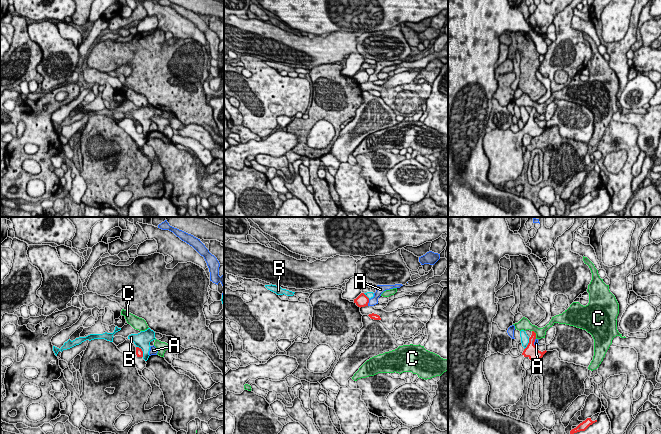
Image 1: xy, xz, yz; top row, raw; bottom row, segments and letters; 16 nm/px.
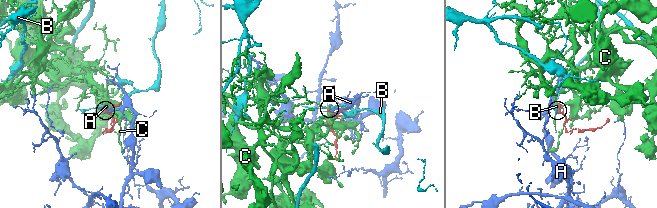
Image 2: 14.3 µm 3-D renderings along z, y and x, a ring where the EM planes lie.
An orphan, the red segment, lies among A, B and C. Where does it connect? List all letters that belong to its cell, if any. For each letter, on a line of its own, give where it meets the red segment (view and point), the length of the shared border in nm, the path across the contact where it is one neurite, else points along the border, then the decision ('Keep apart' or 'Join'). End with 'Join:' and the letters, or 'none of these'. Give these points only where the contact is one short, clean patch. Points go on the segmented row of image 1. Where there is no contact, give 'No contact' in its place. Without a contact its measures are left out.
A: Touches red at xz (368, 302). Shared border 120 nm. Boundary: xz (369, 299), (367, 305). Keep apart
B: Touches red at xy (141, 350). Shared border 220 nm. Boundary: xy (136, 346), (141, 349), (143, 356). Keep apart
C: Touches red at yz (535, 334). Shared border 160 nm. Keep apart
Join: none of these

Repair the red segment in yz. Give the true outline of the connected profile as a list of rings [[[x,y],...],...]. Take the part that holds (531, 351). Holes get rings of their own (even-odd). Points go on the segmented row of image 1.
[[[532,331],[529,343],[523,353],[513,357],[510,353],[499,352],[486,357],[483,372],[489,383],[488,404],[493,409],[500,409],[516,404],[523,395],[524,378],[522,364],[525,357],[531,361],[539,360],[547,352],[541,352],[534,345],[536,333]]]

